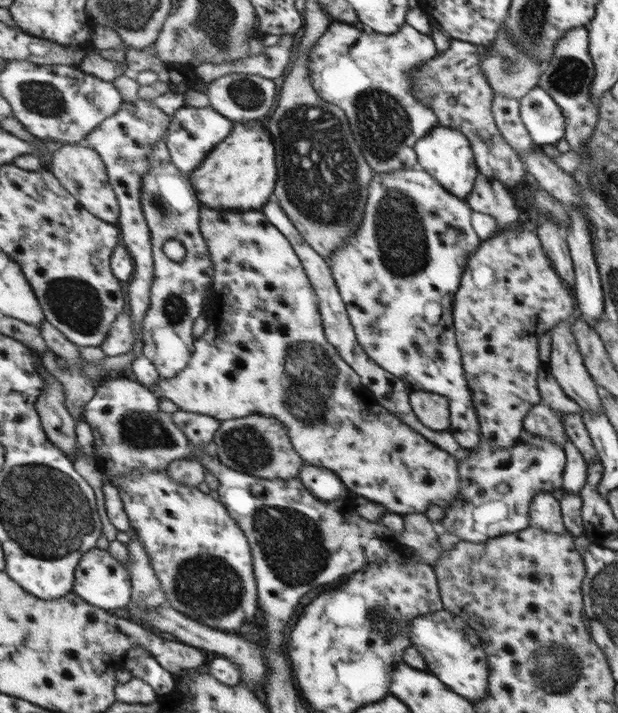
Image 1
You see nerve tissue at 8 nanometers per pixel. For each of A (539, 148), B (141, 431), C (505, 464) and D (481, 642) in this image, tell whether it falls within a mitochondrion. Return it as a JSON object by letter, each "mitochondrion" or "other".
{"A":"other","B":"mitochondrion","C":"other","D":"other"}

